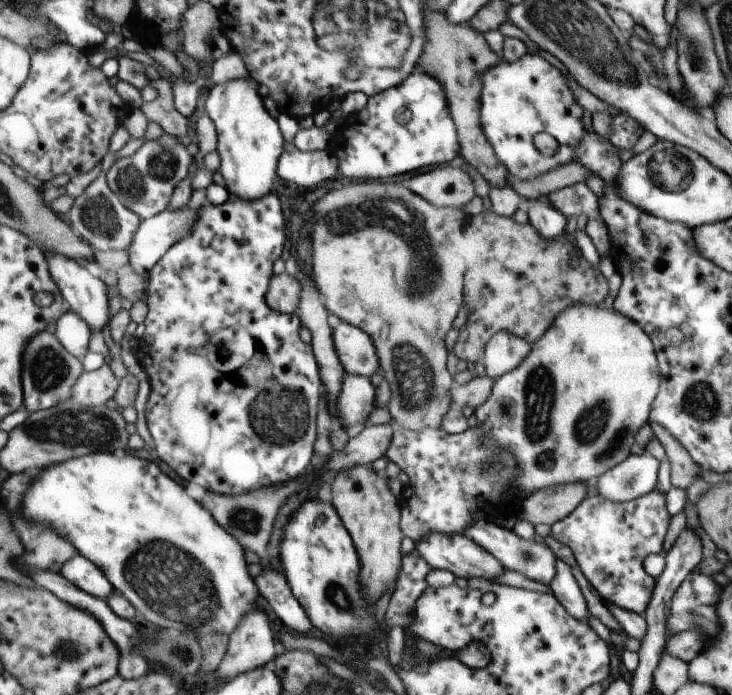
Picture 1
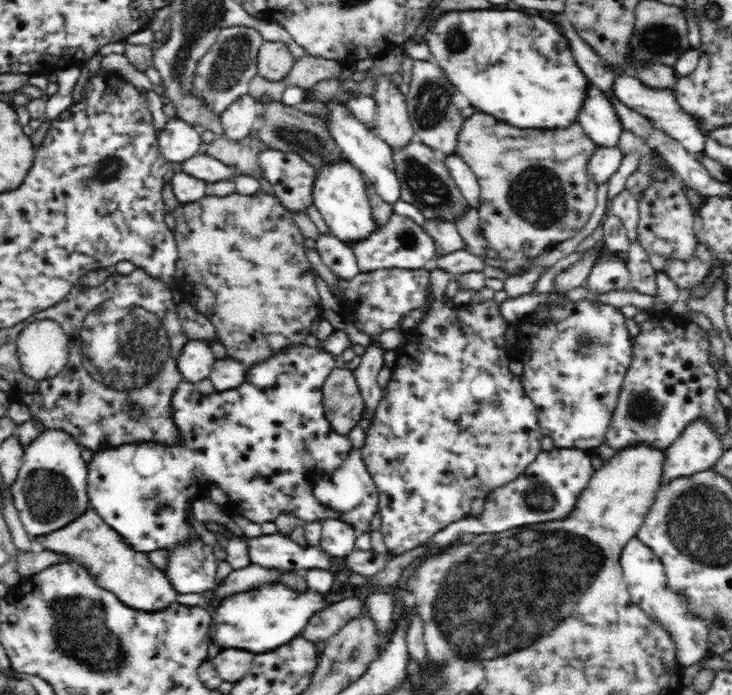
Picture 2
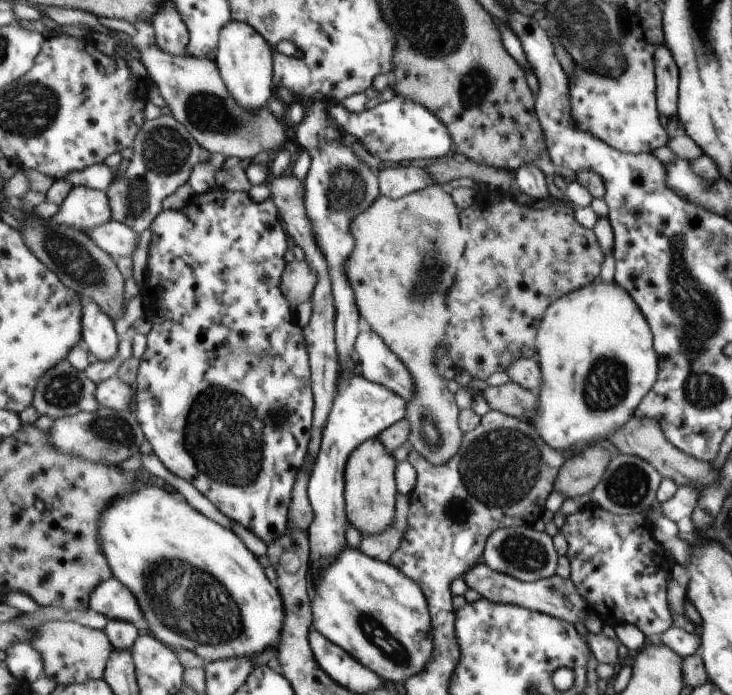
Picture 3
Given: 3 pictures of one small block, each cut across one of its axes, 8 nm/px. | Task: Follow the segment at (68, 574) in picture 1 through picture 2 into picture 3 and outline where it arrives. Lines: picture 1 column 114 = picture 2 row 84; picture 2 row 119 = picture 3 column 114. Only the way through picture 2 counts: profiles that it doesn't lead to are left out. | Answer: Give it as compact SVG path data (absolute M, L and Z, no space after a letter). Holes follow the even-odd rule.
M116 577L94 590L91 608L112 620L124 620L132 624L143 618L146 620L134 591Z

